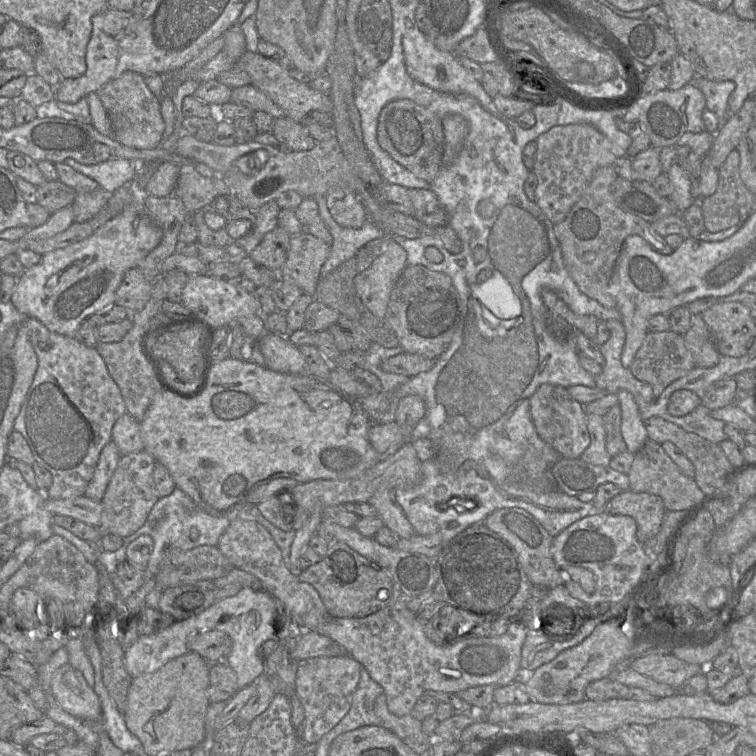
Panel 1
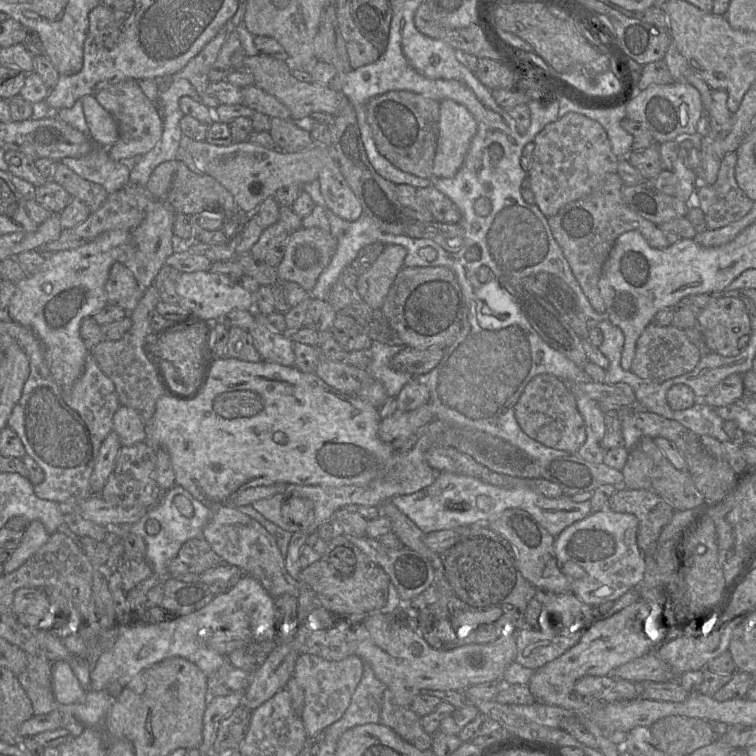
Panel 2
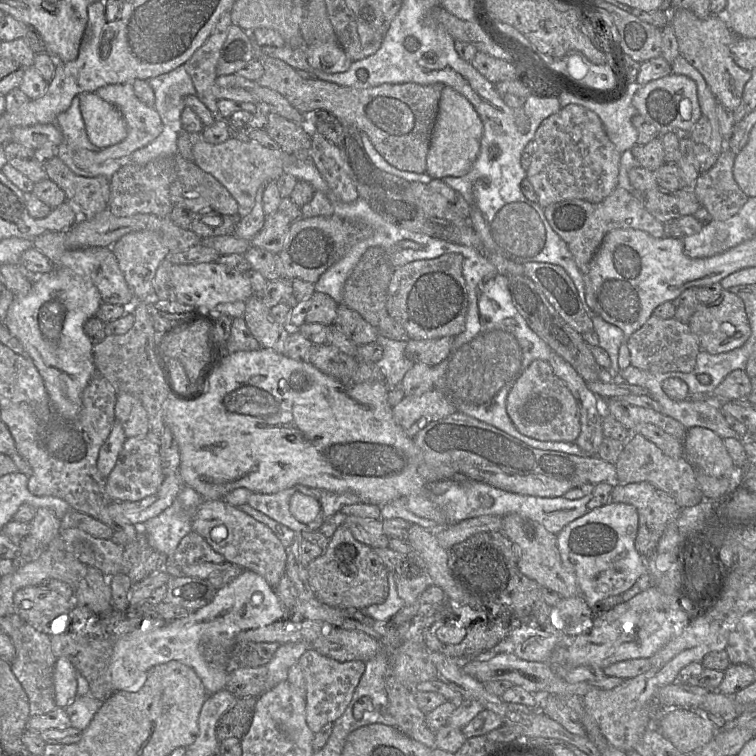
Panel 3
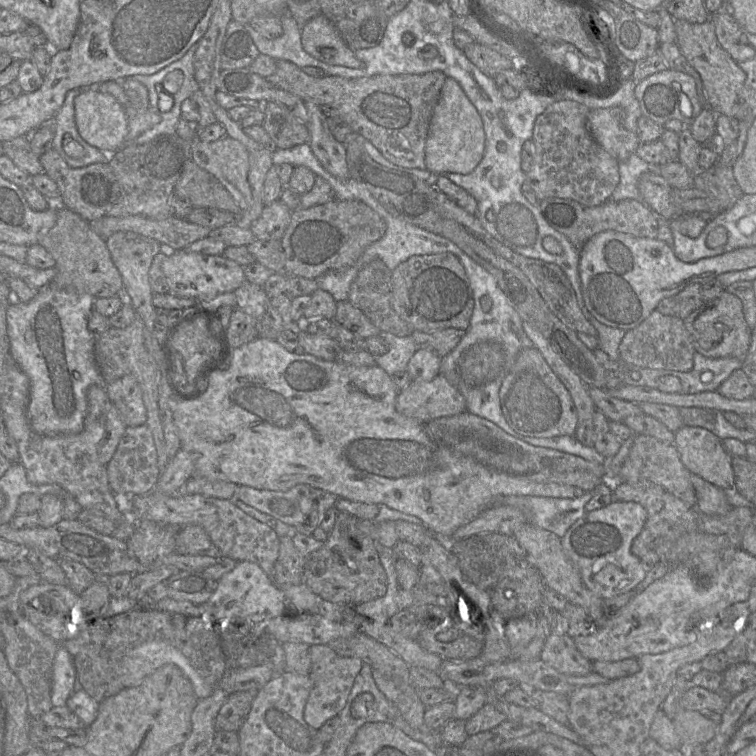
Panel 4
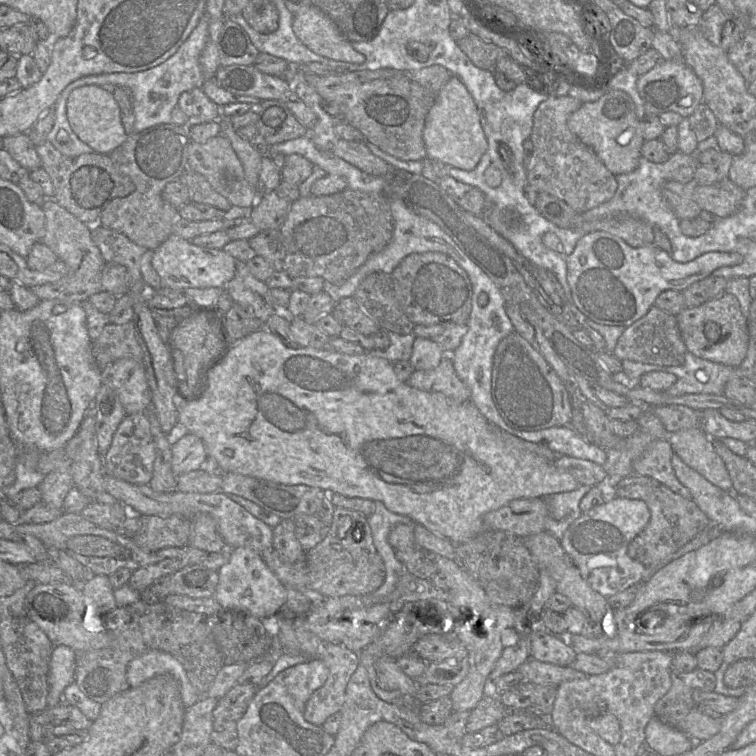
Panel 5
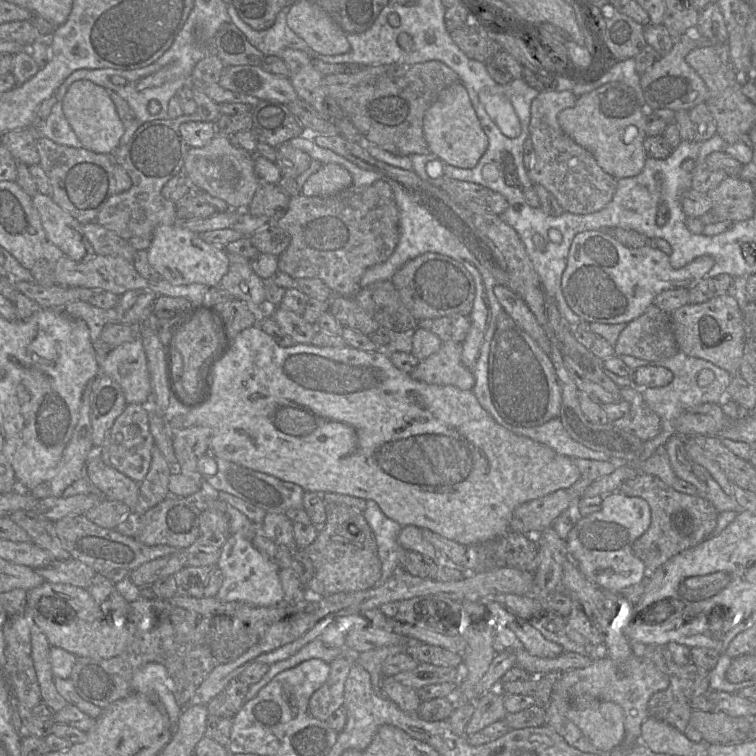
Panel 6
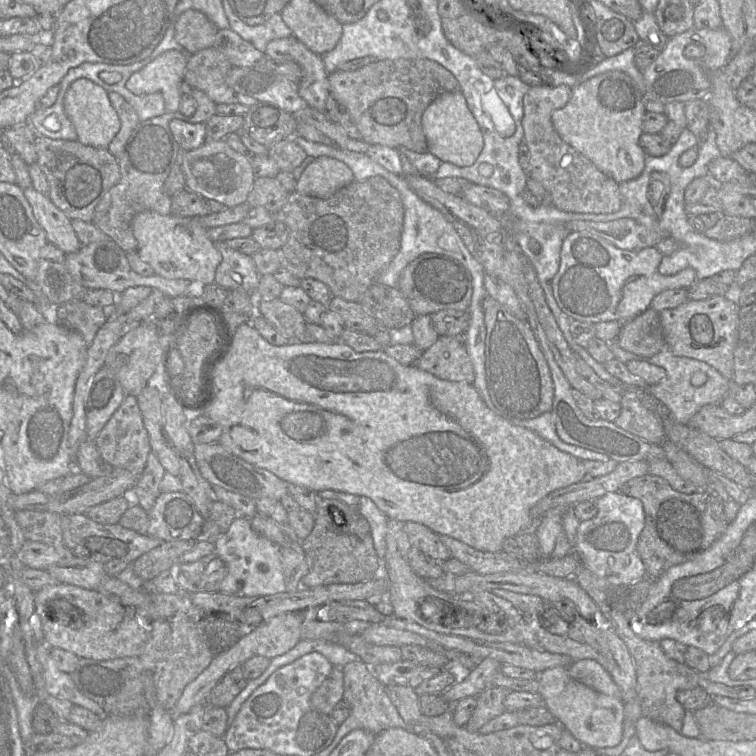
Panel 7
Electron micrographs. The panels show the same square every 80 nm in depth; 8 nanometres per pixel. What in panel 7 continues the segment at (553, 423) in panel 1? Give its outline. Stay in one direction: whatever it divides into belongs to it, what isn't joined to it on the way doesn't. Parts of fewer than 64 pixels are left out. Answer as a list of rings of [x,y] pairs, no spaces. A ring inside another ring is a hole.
[[[487,295],[482,303],[485,337],[486,391],[495,411],[508,421],[530,420],[552,410],[554,385],[550,368],[527,320],[514,316]]]

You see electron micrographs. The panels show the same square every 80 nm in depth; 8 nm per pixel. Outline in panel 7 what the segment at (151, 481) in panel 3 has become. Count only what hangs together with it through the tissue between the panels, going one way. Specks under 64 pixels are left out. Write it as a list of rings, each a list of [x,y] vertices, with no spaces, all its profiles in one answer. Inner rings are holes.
[[[125,395],[122,404],[113,413],[94,442],[104,461],[113,467],[126,469],[139,476],[142,474],[151,446],[136,396]]]

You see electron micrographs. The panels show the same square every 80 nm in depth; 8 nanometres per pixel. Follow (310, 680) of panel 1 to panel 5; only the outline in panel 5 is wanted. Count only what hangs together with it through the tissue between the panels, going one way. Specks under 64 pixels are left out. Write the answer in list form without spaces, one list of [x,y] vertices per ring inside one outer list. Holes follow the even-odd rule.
[[[324,644],[321,647],[320,659],[328,668],[329,675],[323,686],[312,693],[304,710],[305,720],[317,726],[322,726],[329,716],[341,710],[345,702],[345,692],[349,679],[360,665],[357,652],[338,644]]]

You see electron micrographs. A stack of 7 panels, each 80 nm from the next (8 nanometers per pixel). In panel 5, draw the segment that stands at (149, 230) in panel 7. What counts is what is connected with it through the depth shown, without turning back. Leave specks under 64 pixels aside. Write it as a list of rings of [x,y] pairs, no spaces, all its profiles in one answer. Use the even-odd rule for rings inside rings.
[[[170,235],[153,251],[152,266],[160,276],[163,286],[173,290],[189,288],[221,288],[234,278],[236,260],[222,249],[197,246],[190,240]]]

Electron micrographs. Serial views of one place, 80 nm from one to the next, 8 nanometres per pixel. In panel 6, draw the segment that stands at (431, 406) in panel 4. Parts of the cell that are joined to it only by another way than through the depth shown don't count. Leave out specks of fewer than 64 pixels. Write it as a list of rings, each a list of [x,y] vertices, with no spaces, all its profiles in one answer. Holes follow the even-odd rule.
[[[442,342],[440,349],[419,361],[410,373],[415,380],[435,385],[452,385],[472,390],[475,379],[462,362],[462,343]]]

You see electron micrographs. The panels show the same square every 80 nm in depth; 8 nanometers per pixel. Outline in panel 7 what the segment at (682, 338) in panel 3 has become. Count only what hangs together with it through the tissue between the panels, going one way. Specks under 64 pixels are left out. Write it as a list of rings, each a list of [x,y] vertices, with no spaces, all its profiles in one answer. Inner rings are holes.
[[[648,308],[645,312],[623,323],[617,344],[641,358],[650,358],[667,347],[659,312]]]

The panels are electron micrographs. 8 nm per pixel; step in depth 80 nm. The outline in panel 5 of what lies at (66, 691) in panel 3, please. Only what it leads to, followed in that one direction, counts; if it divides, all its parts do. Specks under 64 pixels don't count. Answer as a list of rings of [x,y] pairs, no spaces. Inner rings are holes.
[[[54,646],[50,657],[48,676],[48,707],[56,706],[63,701],[64,689],[75,680],[75,651],[66,646]]]

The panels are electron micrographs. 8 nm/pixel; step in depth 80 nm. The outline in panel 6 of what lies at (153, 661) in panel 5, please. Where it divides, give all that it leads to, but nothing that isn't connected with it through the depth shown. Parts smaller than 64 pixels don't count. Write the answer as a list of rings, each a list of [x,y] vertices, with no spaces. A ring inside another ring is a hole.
[[[157,662],[145,664],[133,674],[131,686],[133,691],[145,694],[164,709],[174,733],[185,707],[180,707],[176,701],[175,683],[166,667]]]

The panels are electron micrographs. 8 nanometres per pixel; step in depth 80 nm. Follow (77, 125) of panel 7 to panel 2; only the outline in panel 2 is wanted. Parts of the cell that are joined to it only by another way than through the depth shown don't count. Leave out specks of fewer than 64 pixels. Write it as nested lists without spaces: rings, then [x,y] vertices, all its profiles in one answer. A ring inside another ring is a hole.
[[[86,95],[81,100],[90,138],[97,146],[110,148],[119,138],[114,117],[97,101],[95,95]]]

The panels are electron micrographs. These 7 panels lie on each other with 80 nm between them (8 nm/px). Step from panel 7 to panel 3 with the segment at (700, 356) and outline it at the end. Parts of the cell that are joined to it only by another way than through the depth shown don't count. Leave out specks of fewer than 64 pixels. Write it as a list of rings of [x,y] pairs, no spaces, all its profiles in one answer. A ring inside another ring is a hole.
[[[725,289],[714,301],[700,303],[690,318],[688,326],[697,338],[701,350],[710,354],[726,353],[737,349],[744,345],[751,335],[743,300]]]

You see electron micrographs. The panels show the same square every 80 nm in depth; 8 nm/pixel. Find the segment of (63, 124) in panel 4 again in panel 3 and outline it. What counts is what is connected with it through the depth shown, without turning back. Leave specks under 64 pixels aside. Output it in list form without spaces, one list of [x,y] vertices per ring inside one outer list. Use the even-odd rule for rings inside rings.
[[[77,95],[73,98],[70,107],[66,111],[60,113],[56,117],[54,123],[61,130],[62,134],[65,133],[66,141],[68,142],[69,145],[71,145],[71,149],[73,149],[73,159],[75,152],[79,149],[85,149],[86,151],[92,153],[97,153],[100,150],[102,150],[101,148],[92,144],[87,136],[85,123],[82,118],[81,110],[80,110],[80,95]]]

